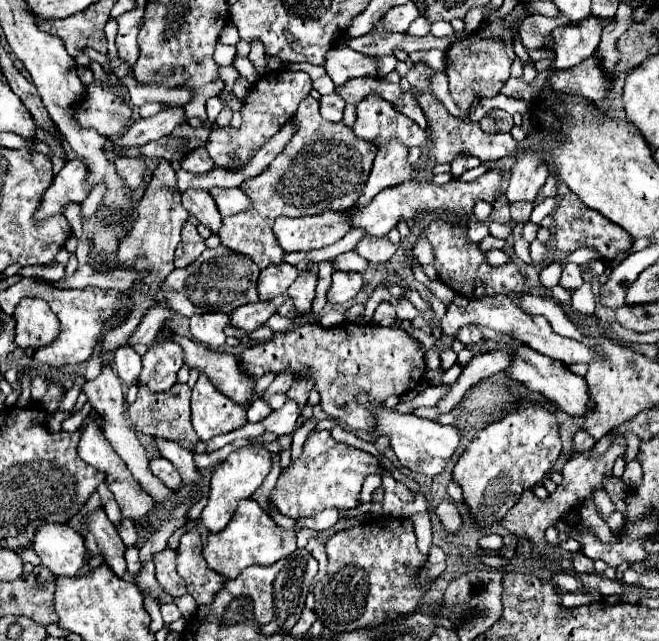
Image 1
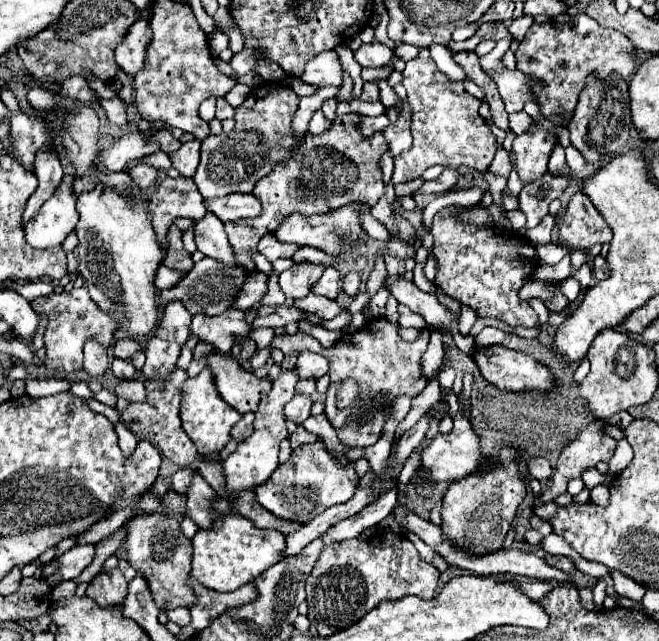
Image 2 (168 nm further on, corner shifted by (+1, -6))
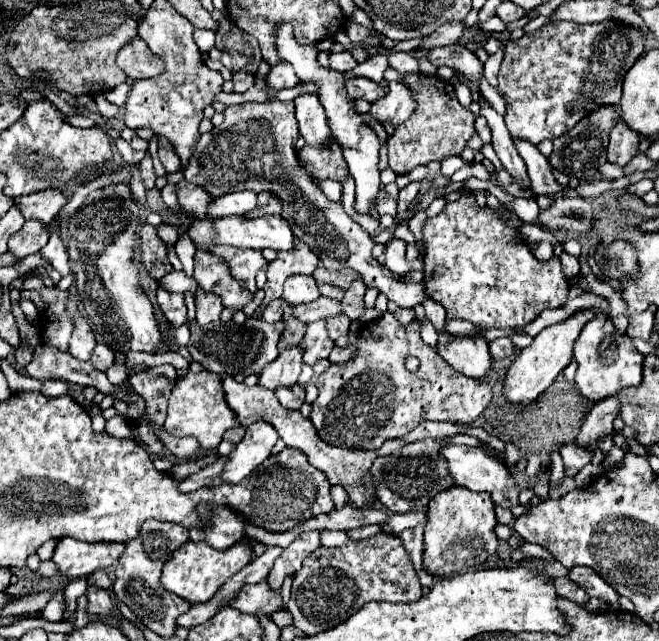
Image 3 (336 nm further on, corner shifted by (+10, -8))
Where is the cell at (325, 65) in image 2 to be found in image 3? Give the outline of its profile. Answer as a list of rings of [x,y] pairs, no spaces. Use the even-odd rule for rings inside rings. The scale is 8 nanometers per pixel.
[[[277,63],[265,75],[265,85],[279,91],[279,89],[285,89],[285,87],[295,87],[295,85],[299,85],[299,81],[297,81],[297,75],[293,73],[291,65]]]

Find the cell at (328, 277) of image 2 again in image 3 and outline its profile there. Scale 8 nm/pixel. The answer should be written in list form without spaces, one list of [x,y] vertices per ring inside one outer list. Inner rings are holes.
[[[293,275],[285,279],[283,285],[283,301],[289,305],[301,305],[301,303],[311,303],[319,297],[319,287],[311,275]]]

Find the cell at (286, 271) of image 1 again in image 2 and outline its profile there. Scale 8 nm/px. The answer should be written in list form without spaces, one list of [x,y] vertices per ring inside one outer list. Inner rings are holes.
[[[250,273],[250,277],[246,279],[246,283],[242,285],[242,289],[238,293],[234,307],[246,311],[252,305],[260,303],[264,299],[266,291],[268,291],[268,275],[266,273]]]

